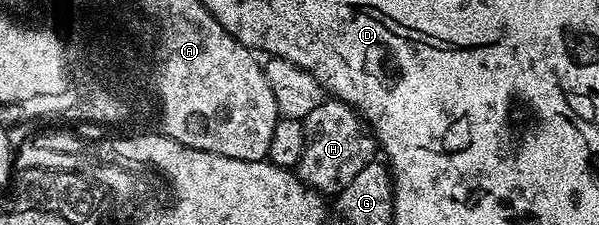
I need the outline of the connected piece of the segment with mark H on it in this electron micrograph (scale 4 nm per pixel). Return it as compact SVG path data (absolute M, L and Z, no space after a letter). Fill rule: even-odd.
M335 97L325 98L318 109L312 110L302 121L306 133L306 149L302 149L298 174L305 187L319 191L325 197L340 194L366 165L377 158L378 144L367 123L350 105Z

